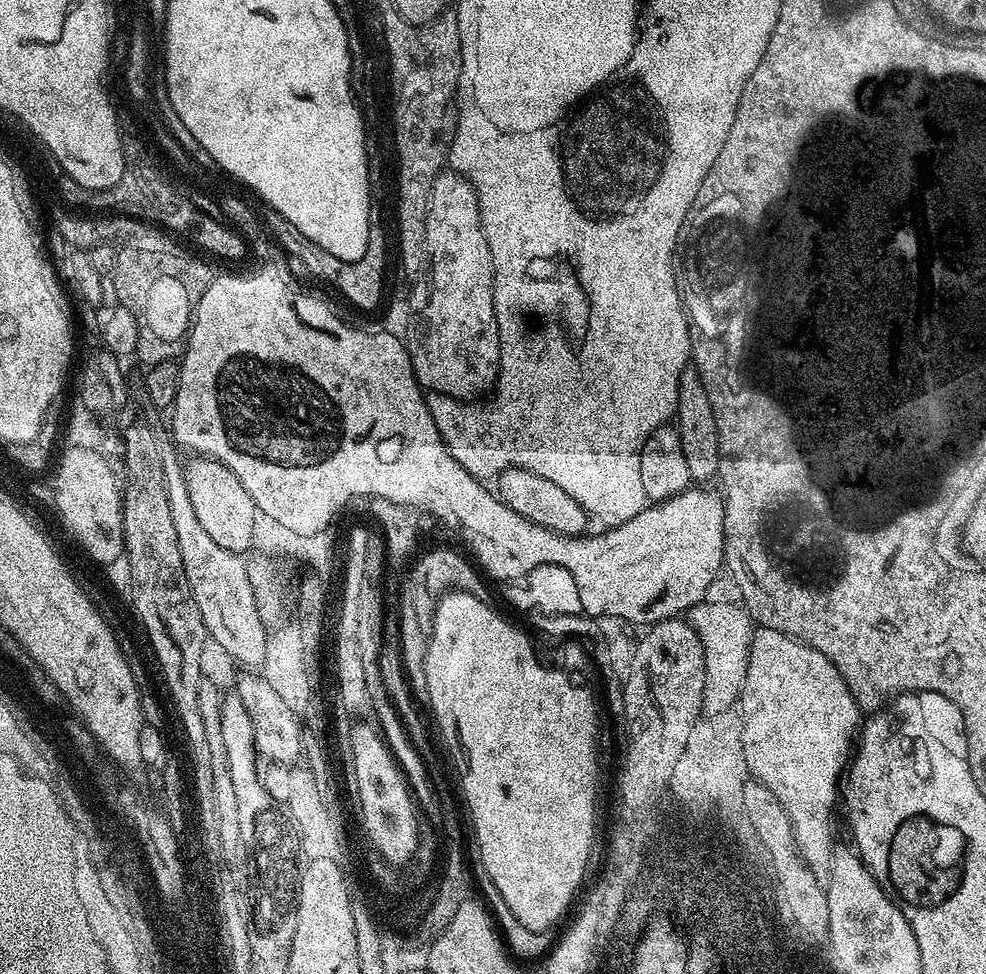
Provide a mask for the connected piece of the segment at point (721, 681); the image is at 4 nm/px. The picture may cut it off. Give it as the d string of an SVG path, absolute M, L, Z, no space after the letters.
M705 600L690 608L686 614L686 620L698 632L705 647L706 673L710 678L705 707L710 712L718 712L730 704L730 700L736 696L736 692L742 684L744 666L748 666L749 662L754 621L741 603L722 604L720 602L712 603L711 600Z

